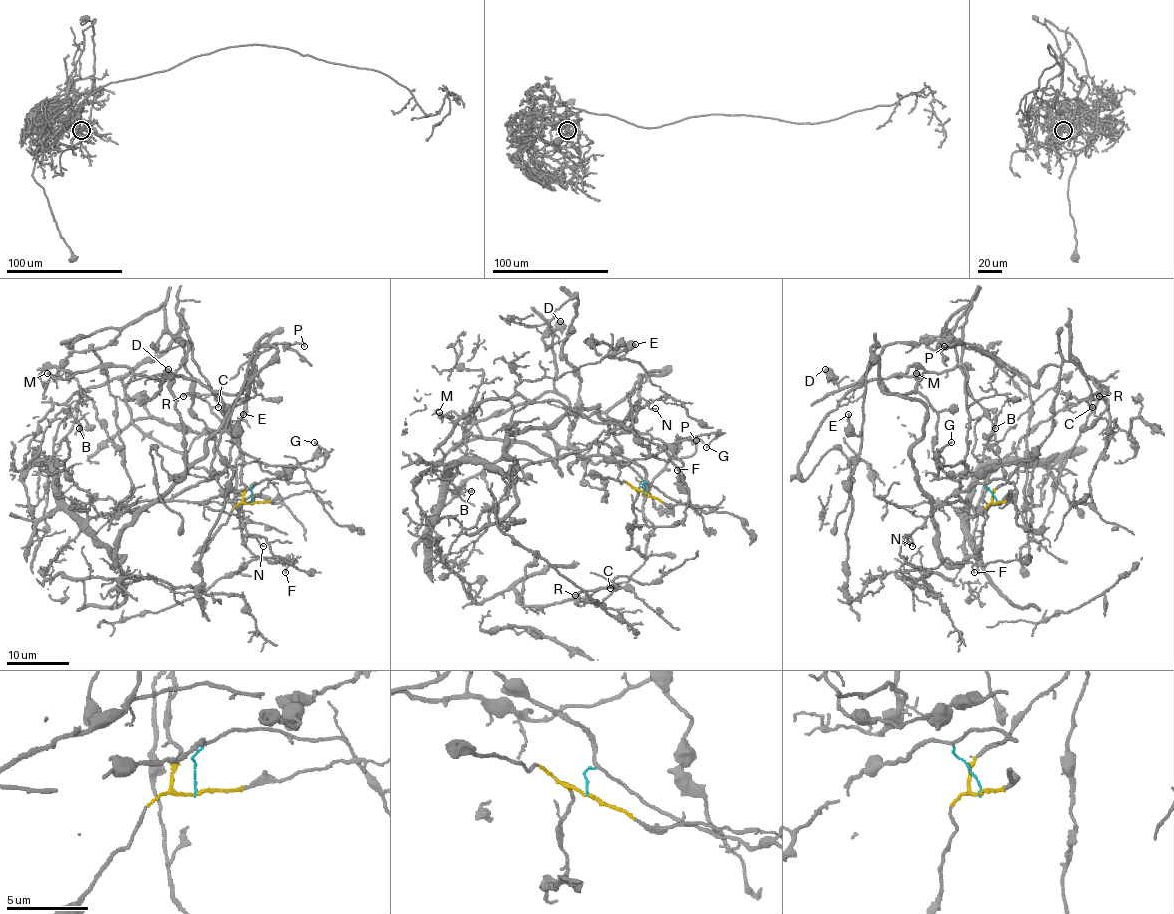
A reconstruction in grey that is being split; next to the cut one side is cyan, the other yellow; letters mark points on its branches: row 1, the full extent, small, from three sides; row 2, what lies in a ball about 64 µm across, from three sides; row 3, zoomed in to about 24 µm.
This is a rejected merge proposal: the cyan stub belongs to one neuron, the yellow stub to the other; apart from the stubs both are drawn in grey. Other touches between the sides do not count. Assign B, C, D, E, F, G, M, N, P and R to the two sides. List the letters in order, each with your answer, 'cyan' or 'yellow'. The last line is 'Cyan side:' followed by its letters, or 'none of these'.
B: cyan
C: yellow
D: cyan
E: cyan
F: yellow
G: cyan
M: cyan
N: cyan
P: yellow
R: yellow
Cyan side: B, D, E, G, M, N

